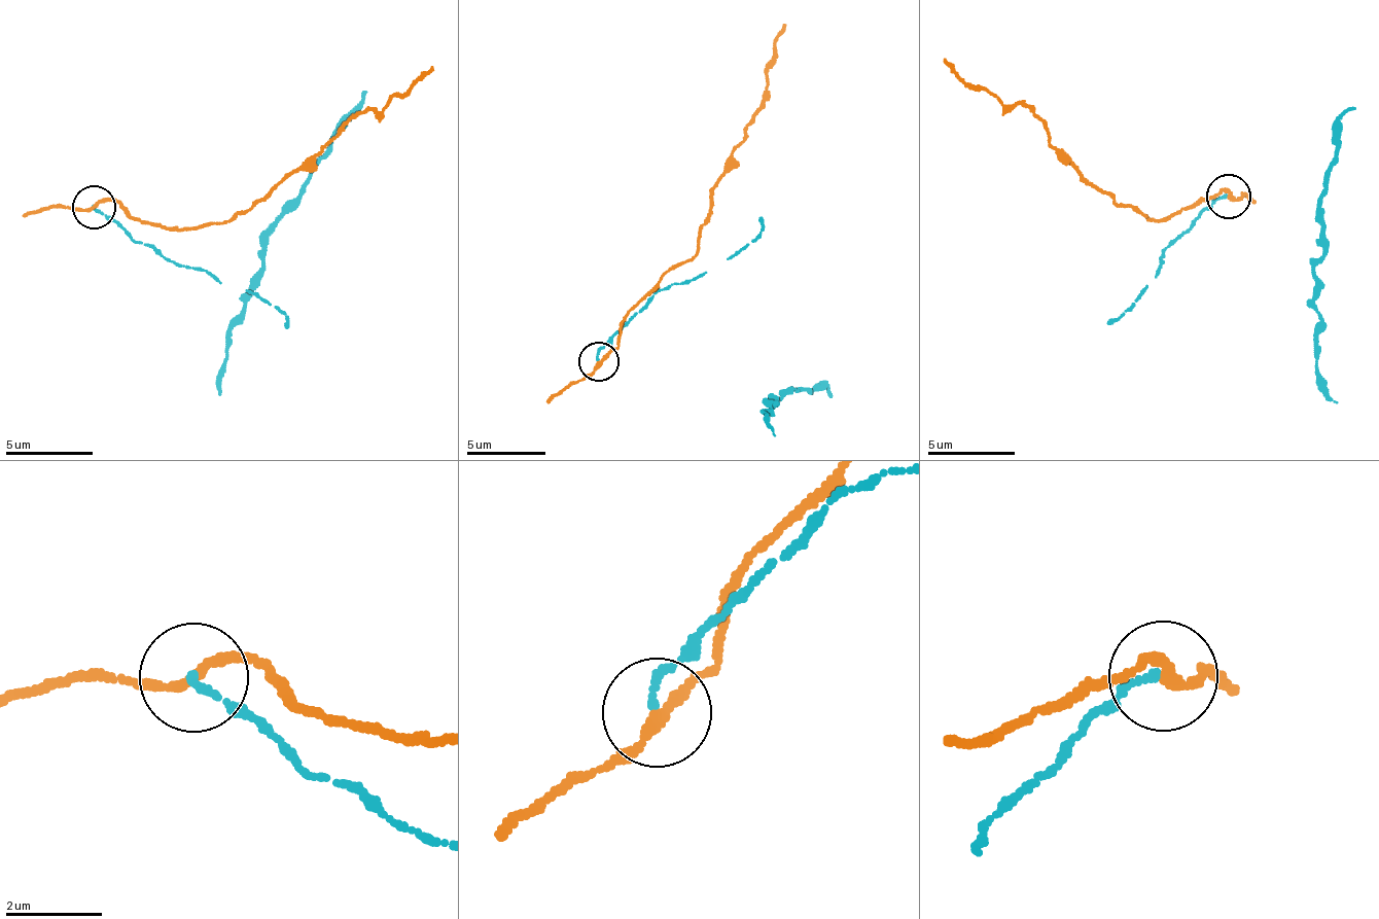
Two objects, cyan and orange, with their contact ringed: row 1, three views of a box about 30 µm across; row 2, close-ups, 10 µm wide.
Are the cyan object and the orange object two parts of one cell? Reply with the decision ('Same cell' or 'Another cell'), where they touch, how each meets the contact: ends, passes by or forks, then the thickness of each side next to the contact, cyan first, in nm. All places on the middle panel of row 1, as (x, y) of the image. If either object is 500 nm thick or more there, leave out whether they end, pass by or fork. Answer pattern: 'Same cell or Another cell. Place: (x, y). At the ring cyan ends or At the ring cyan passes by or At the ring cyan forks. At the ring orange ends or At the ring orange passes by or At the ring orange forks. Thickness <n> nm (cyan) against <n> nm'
Another cell. Place: (599, 361). At the ring cyan ends. At the ring orange passes by. Thickness 170 nm (cyan) against 200 nm

